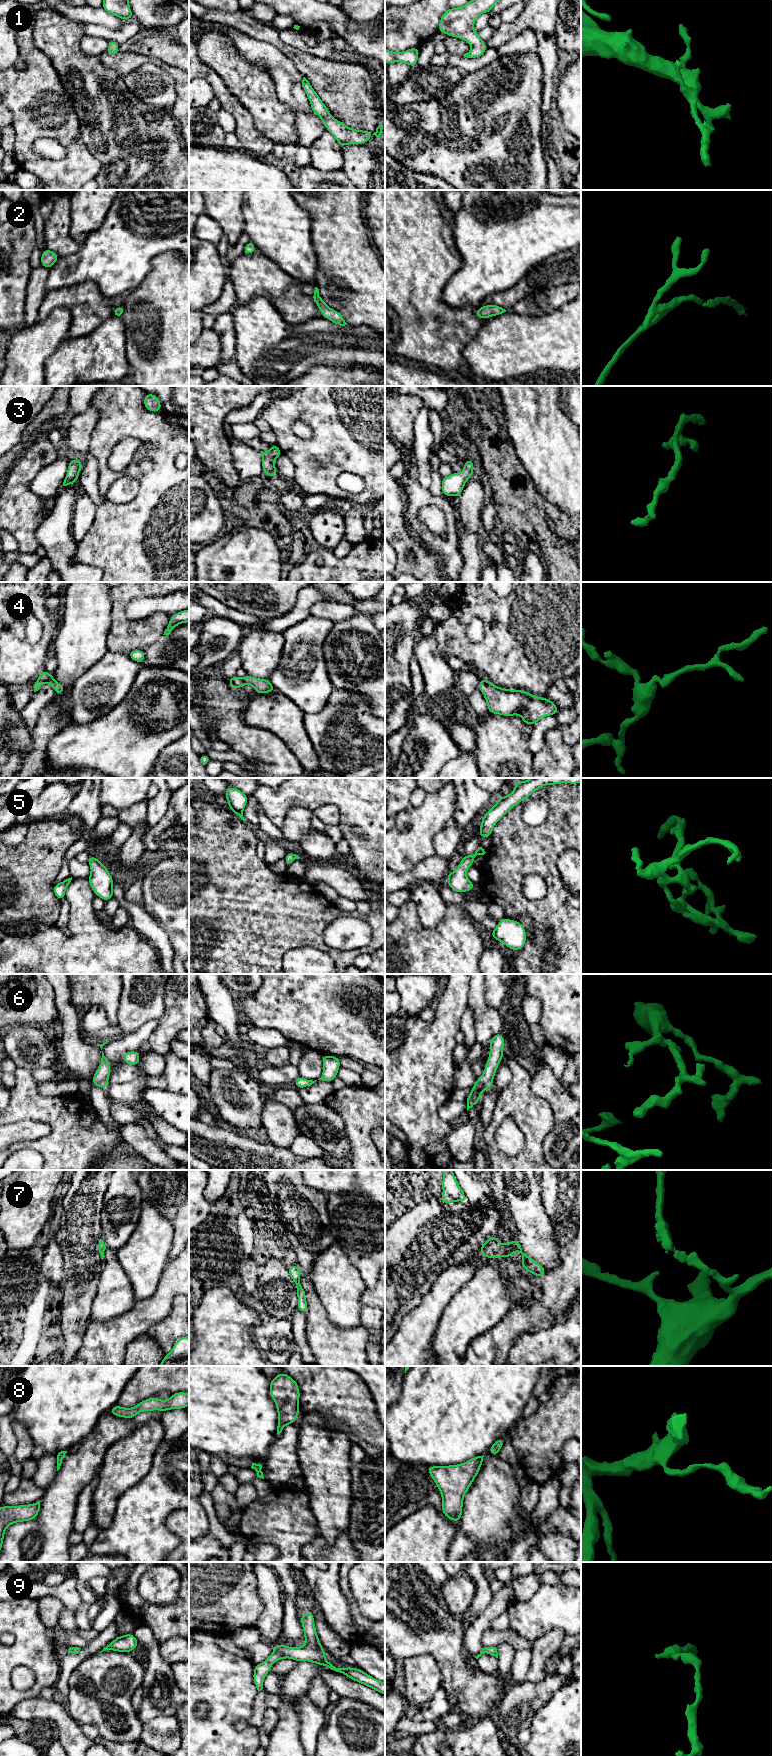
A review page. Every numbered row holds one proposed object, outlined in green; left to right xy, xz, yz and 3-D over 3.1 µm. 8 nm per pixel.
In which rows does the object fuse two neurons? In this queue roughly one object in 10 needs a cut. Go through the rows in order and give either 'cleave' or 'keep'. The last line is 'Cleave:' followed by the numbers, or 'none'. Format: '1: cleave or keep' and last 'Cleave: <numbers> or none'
1: keep
2: keep
3: keep
4: keep
5: keep
6: keep
7: keep
8: keep
9: keep
Cleave: none

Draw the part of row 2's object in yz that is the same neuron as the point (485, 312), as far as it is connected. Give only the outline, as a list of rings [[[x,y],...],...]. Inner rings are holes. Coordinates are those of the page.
[[[492,304],[491,306],[490,305],[482,306],[480,309],[477,309],[475,311],[475,314],[480,319],[488,319],[488,318],[492,317],[493,315],[498,316],[504,312],[506,312],[505,309],[503,309],[502,307],[500,307],[498,305]]]

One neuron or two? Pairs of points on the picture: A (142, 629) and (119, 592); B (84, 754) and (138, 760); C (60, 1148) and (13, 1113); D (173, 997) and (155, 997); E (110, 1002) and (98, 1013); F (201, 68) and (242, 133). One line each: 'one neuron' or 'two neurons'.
A: one neuron
B: one neuron
C: one neuron
D: two neurons
E: two neurons
F: one neuron

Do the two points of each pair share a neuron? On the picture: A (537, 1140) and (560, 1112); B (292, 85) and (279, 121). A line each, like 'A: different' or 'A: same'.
A: different
B: different

